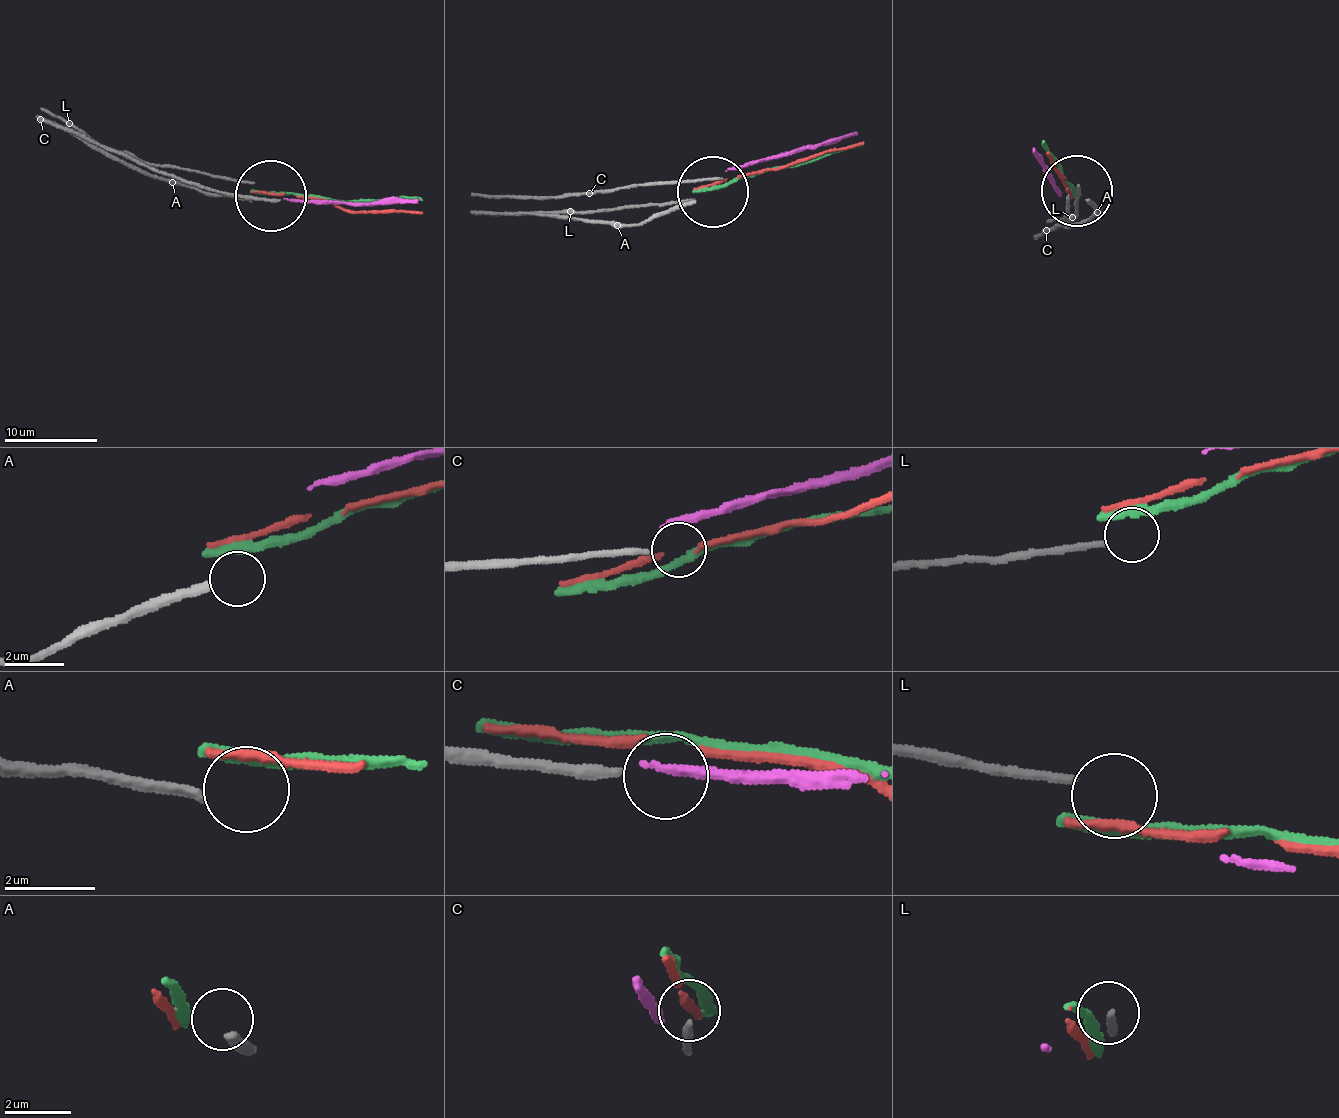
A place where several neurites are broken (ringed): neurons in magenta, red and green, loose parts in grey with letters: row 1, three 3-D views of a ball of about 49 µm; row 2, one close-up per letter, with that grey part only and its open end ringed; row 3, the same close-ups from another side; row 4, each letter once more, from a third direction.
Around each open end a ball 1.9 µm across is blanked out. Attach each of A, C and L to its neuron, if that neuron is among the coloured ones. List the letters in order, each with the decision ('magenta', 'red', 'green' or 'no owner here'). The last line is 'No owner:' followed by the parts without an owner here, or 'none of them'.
A: no owner here
C: no owner here
L: no owner here
No owner: A, C, L

